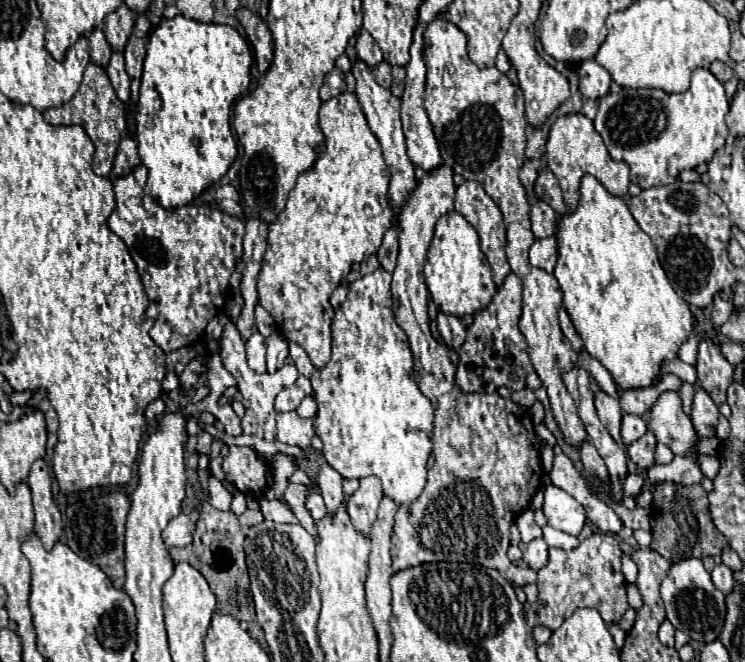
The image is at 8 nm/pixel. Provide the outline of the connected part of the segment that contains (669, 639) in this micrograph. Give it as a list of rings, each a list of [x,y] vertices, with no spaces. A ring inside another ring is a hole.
[[[665,620],[659,628],[659,640],[663,646],[673,646],[673,634],[675,634],[675,628],[671,626],[669,620]]]

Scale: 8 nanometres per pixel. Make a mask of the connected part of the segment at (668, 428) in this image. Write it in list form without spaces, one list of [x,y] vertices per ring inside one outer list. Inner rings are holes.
[[[663,392],[651,408],[651,432],[659,444],[671,448],[677,456],[689,456],[695,452],[695,428],[691,418],[681,410],[681,398],[677,392]]]

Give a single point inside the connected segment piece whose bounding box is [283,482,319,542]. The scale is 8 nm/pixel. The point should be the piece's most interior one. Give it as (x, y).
(295, 496)

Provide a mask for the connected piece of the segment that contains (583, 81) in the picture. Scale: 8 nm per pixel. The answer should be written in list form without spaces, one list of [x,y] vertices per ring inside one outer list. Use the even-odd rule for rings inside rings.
[[[585,60],[579,68],[579,92],[589,100],[599,100],[609,92],[611,76],[595,60]]]

